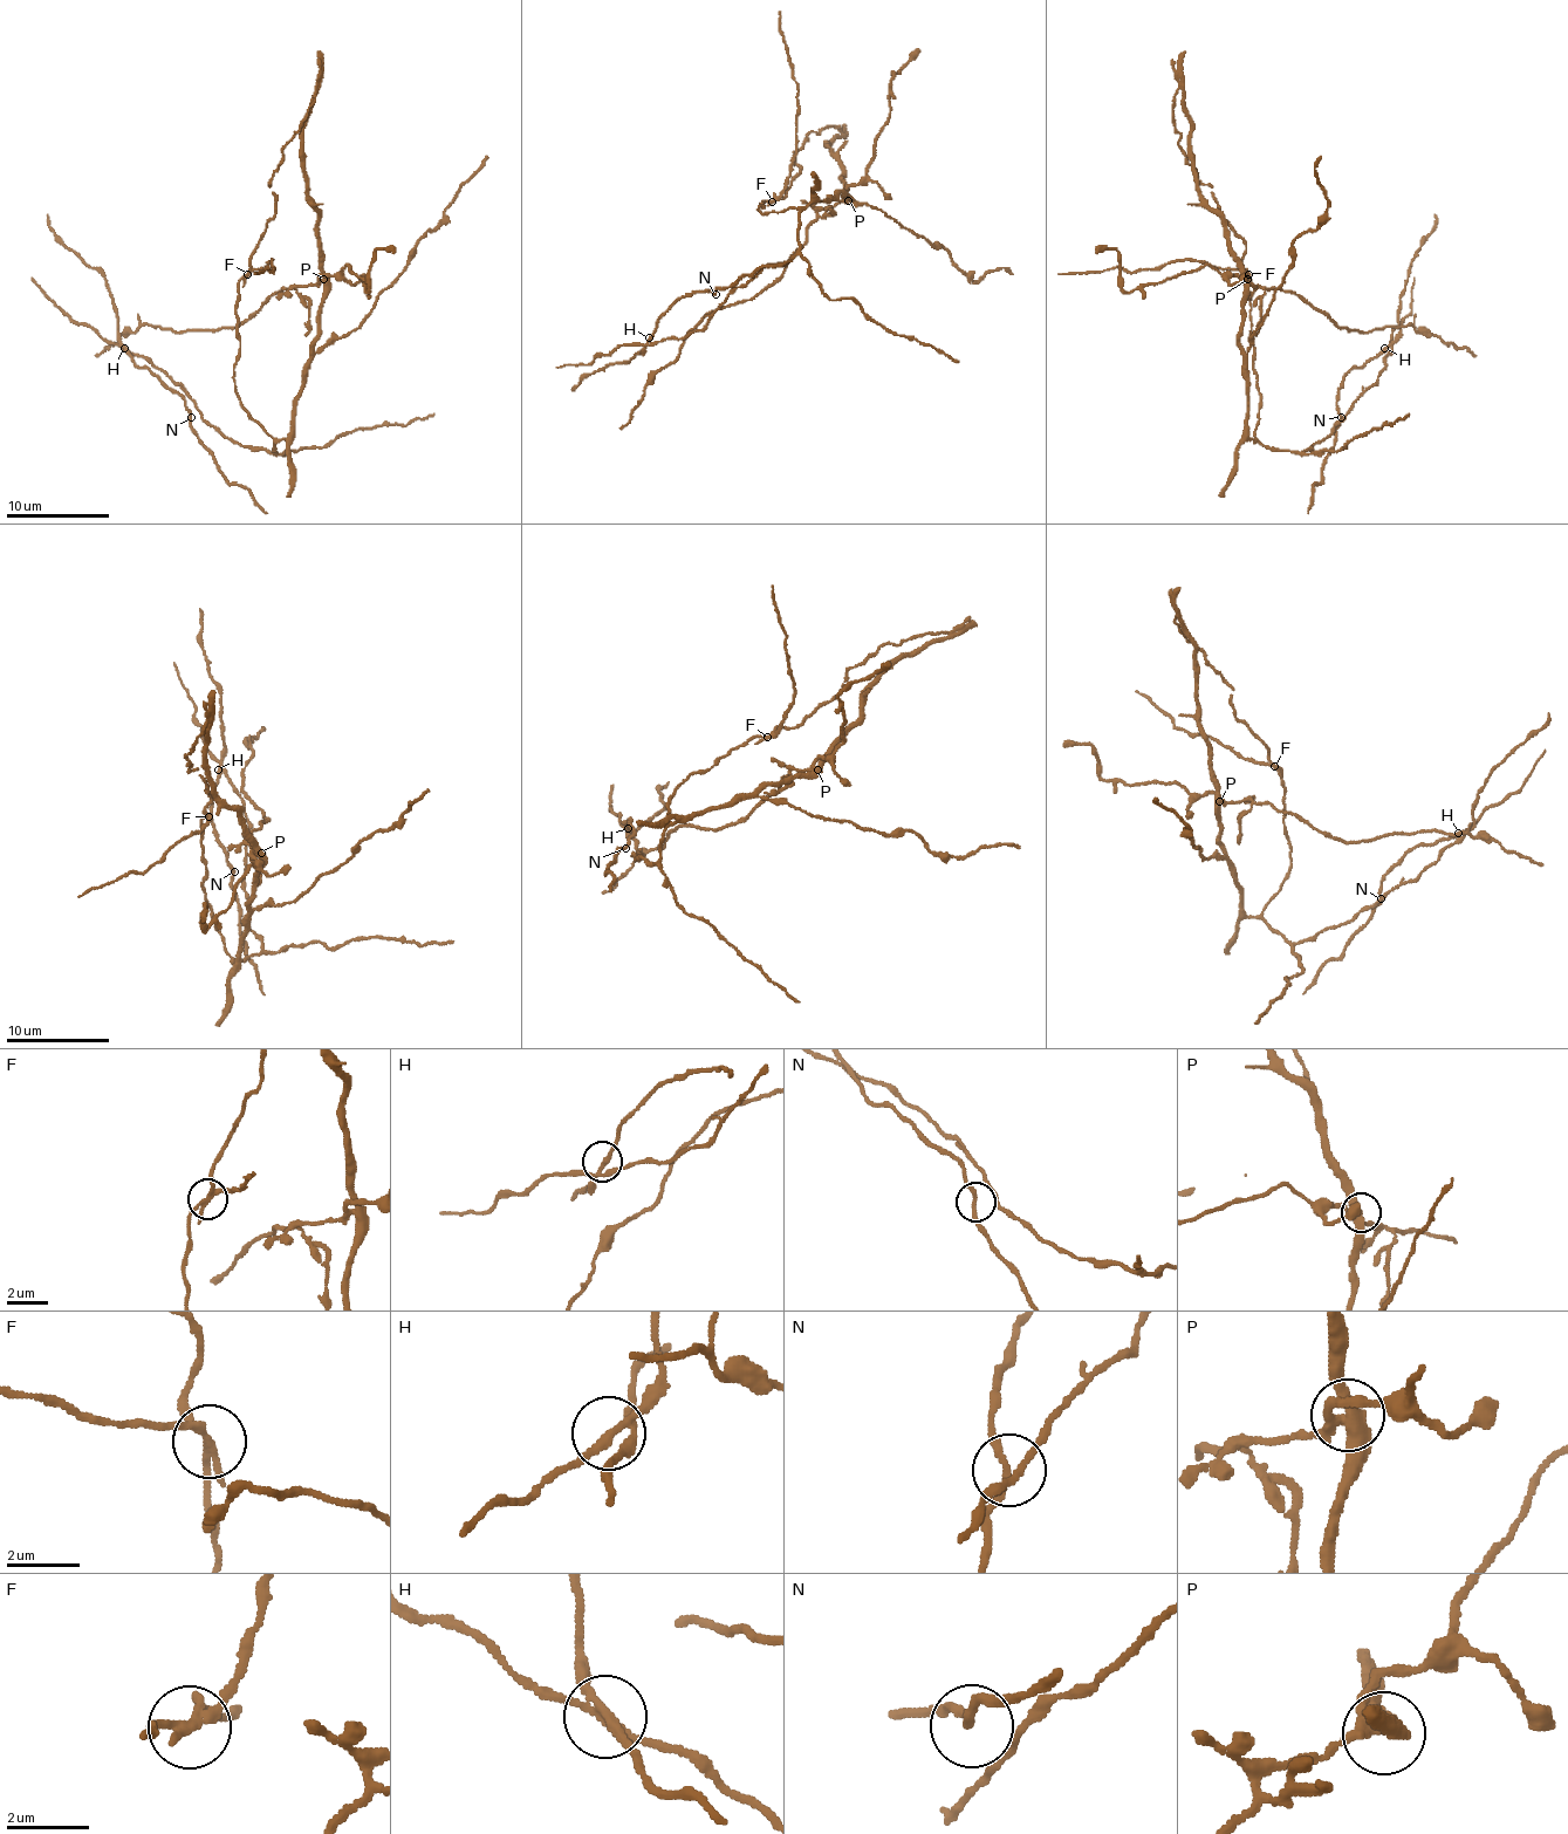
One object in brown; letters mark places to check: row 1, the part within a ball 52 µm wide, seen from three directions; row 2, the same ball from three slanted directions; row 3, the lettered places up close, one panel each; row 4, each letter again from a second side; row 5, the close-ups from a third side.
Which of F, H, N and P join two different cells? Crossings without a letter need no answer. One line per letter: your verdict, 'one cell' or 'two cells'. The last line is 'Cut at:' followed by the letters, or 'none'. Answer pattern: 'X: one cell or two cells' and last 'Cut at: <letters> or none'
F: two cells
H: one cell
N: one cell
P: two cells
Cut at: F, P

